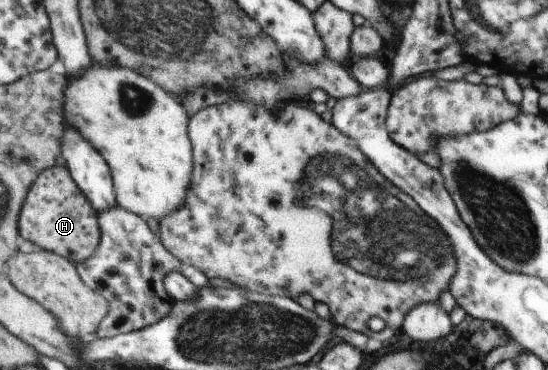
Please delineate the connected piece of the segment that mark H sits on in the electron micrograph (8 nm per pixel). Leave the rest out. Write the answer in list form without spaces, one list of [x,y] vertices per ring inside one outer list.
[[[53,166],[43,171],[30,188],[25,201],[19,221],[22,239],[30,240],[40,249],[51,250],[75,263],[95,255],[102,242],[98,211],[75,183],[67,166]]]

